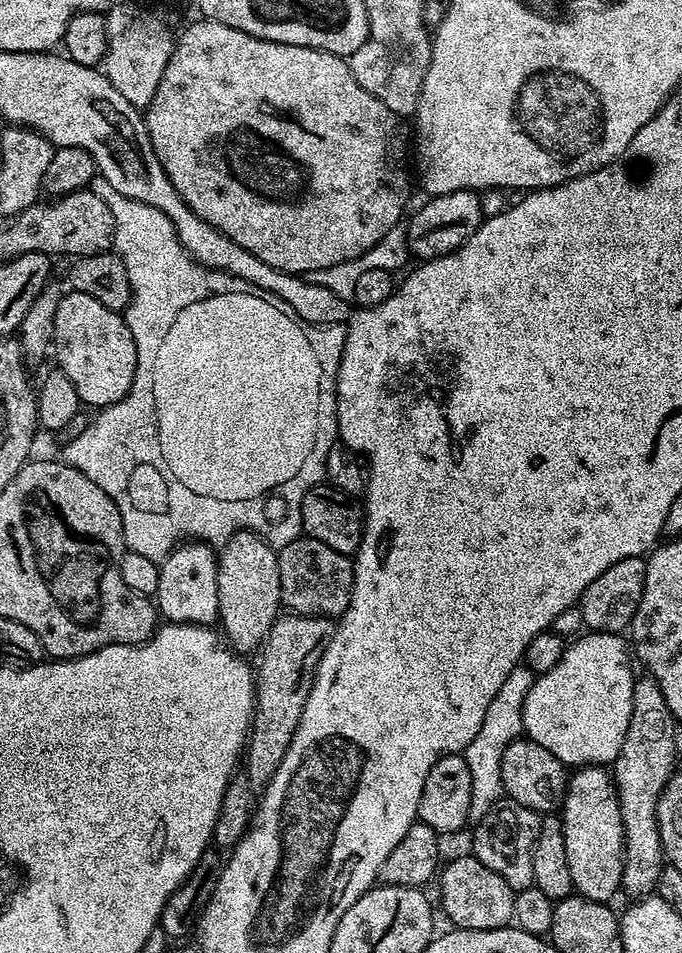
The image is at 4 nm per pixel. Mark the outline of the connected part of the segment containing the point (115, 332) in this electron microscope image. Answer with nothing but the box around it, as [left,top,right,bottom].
[54,290,136,410]

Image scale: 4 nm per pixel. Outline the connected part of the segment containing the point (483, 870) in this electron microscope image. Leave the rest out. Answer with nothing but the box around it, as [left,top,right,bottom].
[438,854,516,930]

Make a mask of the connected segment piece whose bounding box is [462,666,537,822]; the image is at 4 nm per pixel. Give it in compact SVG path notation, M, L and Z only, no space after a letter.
M518 666L506 674L506 682L502 682L498 694L490 698L490 707L486 709L486 718L482 718L482 726L478 726L478 734L462 753L466 766L470 766L470 810L469 821L475 822L486 818L486 814L494 805L499 804L504 796L502 786L502 754L506 754L506 746L512 740L521 739L524 730L522 706L526 694L530 694L530 686L536 681L537 673L527 666Z

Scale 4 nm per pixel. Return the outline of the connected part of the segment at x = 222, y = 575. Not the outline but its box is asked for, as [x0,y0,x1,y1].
[217,531,281,654]

